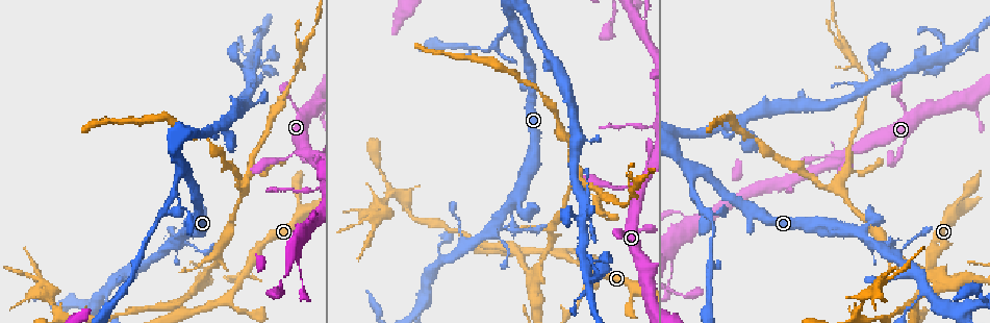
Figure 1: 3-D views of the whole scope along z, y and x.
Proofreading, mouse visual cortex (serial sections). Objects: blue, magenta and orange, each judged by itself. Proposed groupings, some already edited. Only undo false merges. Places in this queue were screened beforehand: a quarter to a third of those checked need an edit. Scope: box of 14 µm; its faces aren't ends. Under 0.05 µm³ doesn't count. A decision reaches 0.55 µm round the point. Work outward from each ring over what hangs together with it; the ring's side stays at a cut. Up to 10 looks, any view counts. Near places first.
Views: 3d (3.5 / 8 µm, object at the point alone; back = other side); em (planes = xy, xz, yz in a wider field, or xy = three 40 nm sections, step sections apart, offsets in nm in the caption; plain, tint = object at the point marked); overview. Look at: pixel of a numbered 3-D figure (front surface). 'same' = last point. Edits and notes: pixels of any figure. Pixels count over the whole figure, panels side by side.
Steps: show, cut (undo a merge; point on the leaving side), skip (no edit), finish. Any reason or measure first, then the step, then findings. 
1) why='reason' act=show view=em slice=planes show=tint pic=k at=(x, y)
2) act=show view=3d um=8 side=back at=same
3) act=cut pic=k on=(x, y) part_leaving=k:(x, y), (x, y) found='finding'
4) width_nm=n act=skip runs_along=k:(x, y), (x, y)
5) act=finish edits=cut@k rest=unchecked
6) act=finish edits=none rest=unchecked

why='thick turns thin' act=show view=3d um=8 pic=1 at=(644, 126)

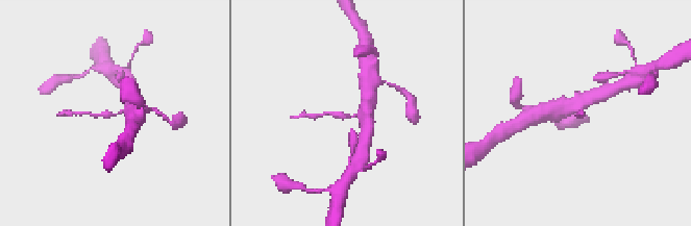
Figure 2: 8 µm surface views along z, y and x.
why='now the EM' act=show view=em slice=planes show=tint pic=2 at=(584, 116)

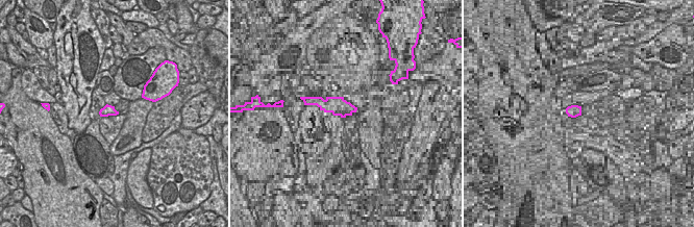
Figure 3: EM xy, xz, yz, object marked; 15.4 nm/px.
act=cut pic=2 on=(334, 114) part_leaving=2:(349, 117), (334, 114), (304, 115) found='two cells meet here'

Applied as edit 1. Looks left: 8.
why='sharp bend' act=show view=3d um=3.5 pic=1 at=(292, 101)

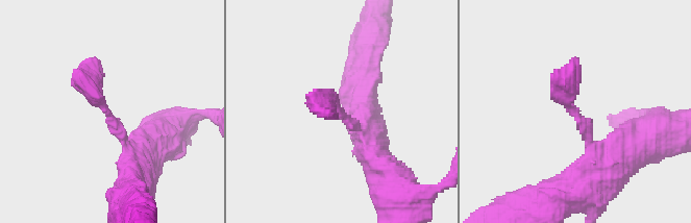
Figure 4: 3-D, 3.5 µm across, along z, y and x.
why='need the tissue' act=show view=em slice=xy step=1 show=tint pic=4 at=(570, 111)

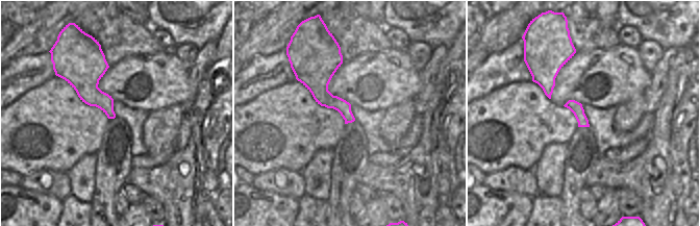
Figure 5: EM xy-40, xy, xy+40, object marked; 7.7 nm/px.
act=show view=em slice=xy step=5 show=tint at=same

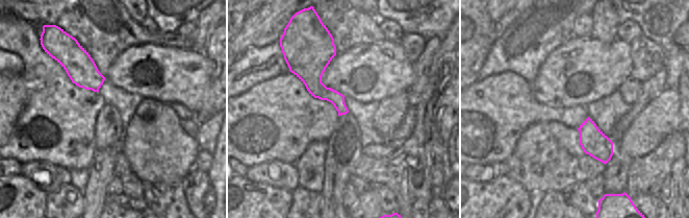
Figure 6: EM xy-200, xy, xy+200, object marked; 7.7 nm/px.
act=skip runs_along=4:(591, 167), (589, 135), (562, 97), (575, 58) found='continuous, no second cell'

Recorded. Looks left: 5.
why='abrupt turn' act=show view=3d um=3.5 pic=1 at=(697, 168)

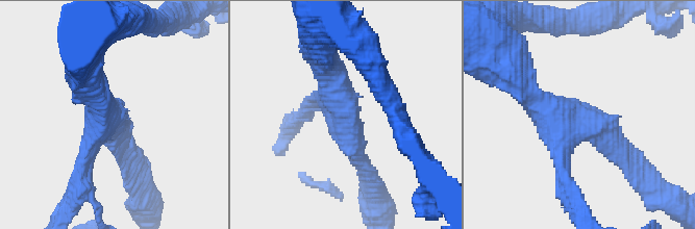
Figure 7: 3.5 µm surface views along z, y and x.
why='shape alone is not enough' act=show view=em slice=xy step=2 show=plain pic=7 at=(575, 118)

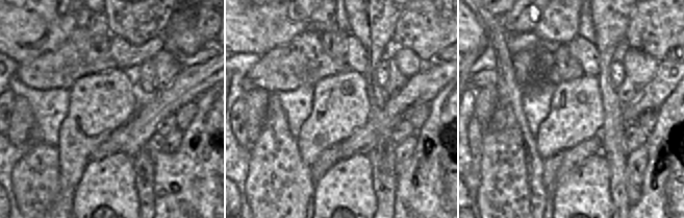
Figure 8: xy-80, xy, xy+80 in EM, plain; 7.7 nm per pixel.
act=show view=em slice=xy step=2 show=tint at=same

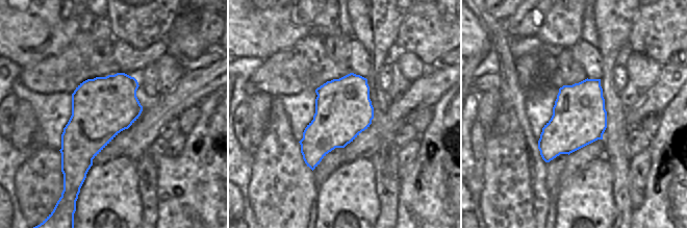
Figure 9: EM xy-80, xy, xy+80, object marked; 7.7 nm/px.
arm_widths_nm=250,250,400 act=skip runs_along=7:(628, 153), (524, 90) found='one cell here'

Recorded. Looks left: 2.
why='four or more arms meet' act=show view=3d um=3.5 pic=1 at=(177, 308)

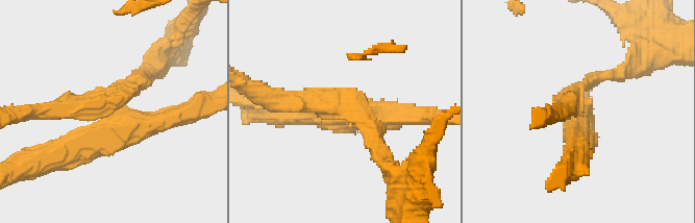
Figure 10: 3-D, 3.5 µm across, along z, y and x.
arms=4 arm_widths_nm=200,300,300,350 why='shape alone is not enough' act=show view=em slice=xy step=5 show=tint pic=10 at=(577, 110)

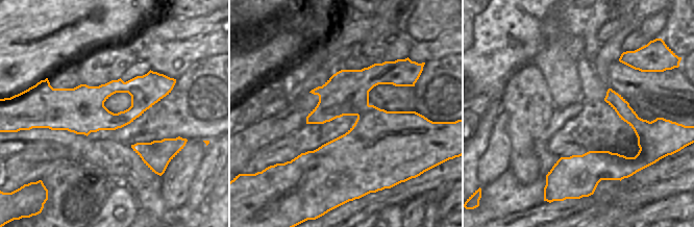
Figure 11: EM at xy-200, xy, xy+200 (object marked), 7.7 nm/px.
act=cut pic=10 on=(67, 101) part_leaving=10:(109, 112), (109, 96), (154, 67) found='two cells meet here'

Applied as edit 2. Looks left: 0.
act=finish edits=cut@2,cut@10 rest=unchecked

